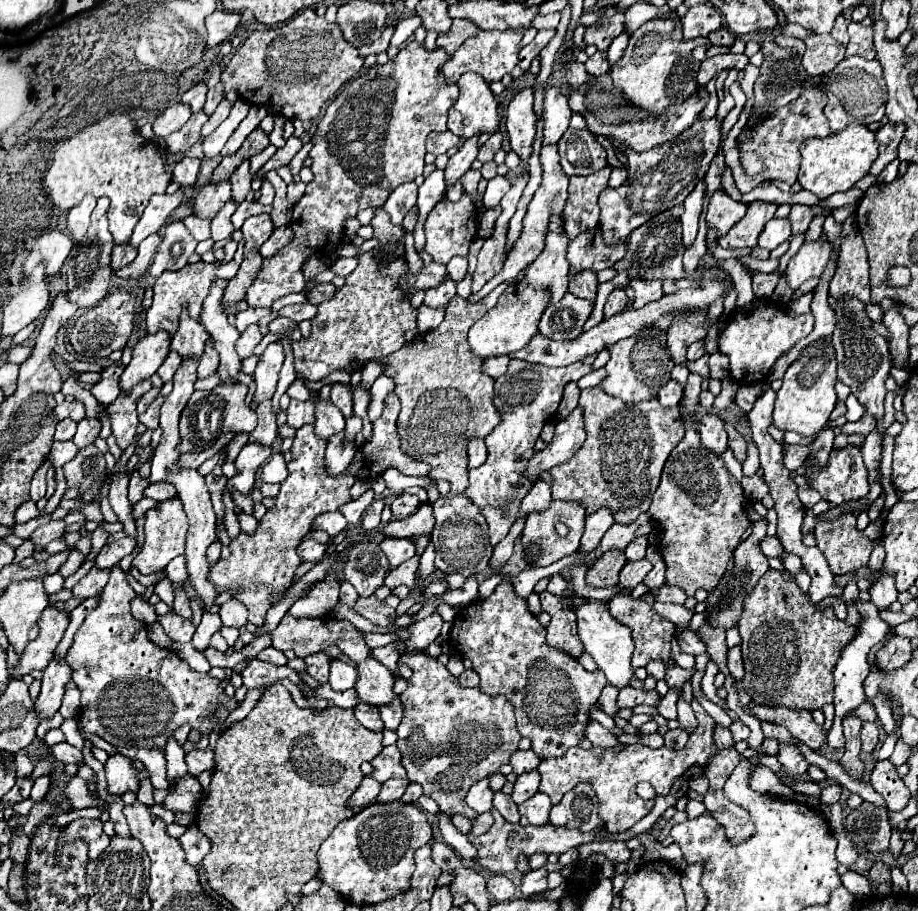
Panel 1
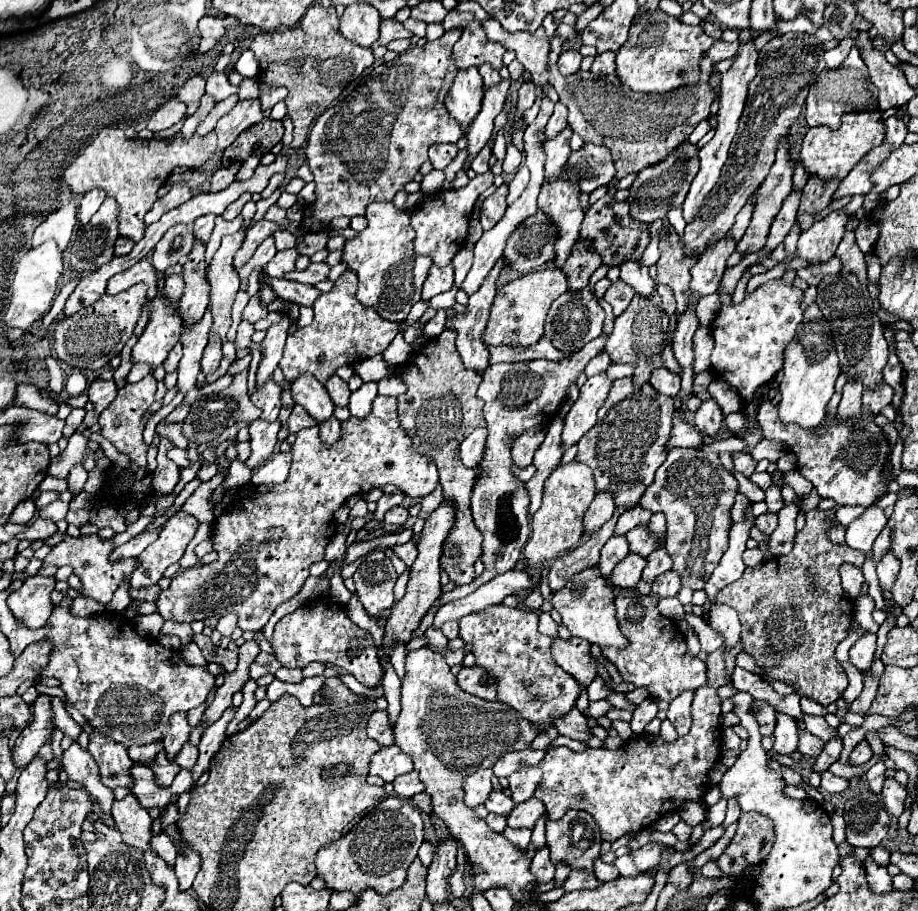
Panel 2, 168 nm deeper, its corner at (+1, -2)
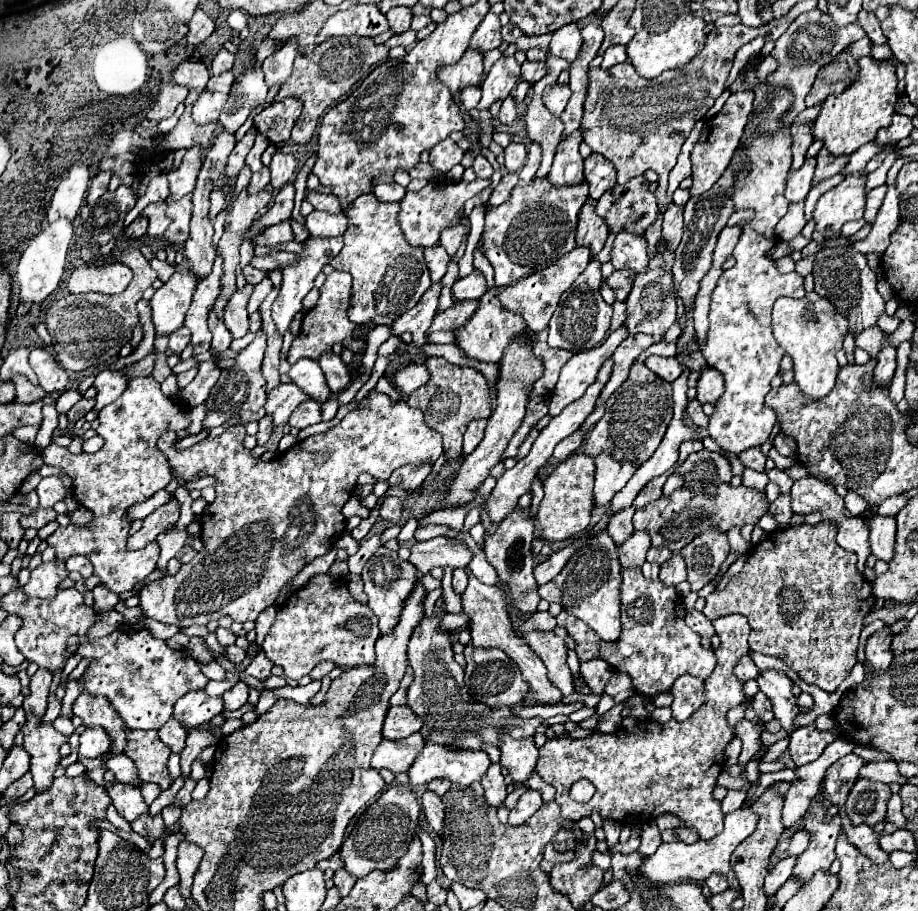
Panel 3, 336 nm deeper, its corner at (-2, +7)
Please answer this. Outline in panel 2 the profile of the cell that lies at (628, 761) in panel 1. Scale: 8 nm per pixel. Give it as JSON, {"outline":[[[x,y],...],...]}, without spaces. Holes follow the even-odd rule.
{"outline":[[[738,643],[724,653],[718,649],[708,655],[708,679],[702,687],[694,689],[692,701],[692,727],[690,733],[678,737],[674,743],[664,743],[660,737],[640,735],[628,739],[620,749],[610,751],[606,747],[588,747],[576,753],[568,747],[548,749],[540,761],[544,771],[542,781],[534,793],[546,809],[548,819],[560,819],[568,809],[584,809],[592,813],[600,825],[604,841],[616,841],[618,837],[634,831],[642,831],[660,819],[664,813],[678,809],[684,801],[704,803],[704,791],[708,787],[708,771],[720,757],[720,697],[716,689],[728,681],[734,669],[734,657],[742,651]]]}

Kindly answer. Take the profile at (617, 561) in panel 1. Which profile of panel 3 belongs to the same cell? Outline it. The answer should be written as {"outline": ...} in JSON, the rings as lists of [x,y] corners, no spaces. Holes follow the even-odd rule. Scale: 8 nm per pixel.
{"outline":[[[629,506],[629,508],[623,508],[619,512],[615,512],[611,518],[609,518],[609,524],[607,524],[607,534],[619,544],[623,544],[623,540],[627,540],[627,536],[631,536],[633,532],[633,524],[631,524],[631,518],[635,514],[635,506]]]}

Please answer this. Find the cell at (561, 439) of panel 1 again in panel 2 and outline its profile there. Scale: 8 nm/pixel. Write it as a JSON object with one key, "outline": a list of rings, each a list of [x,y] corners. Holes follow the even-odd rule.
{"outline":[[[604,373],[590,377],[582,385],[578,401],[572,405],[570,413],[564,419],[562,451],[568,451],[572,445],[576,445],[582,439],[582,435],[586,435],[594,427],[596,411],[602,407],[610,385],[612,381]]]}

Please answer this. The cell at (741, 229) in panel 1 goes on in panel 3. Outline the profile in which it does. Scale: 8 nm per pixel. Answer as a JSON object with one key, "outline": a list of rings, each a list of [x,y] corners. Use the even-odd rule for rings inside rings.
{"outline":[[[821,102],[799,112],[791,124],[791,134],[793,134],[793,166],[791,166],[791,172],[795,172],[805,162],[805,152],[813,144],[811,126],[817,120],[819,110],[821,110]]]}

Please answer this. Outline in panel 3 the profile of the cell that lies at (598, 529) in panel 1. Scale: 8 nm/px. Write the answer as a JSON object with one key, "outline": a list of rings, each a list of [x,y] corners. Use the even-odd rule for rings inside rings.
{"outline":[[[611,454],[595,456],[595,504],[605,506],[629,482],[637,464],[633,460],[617,460]]]}

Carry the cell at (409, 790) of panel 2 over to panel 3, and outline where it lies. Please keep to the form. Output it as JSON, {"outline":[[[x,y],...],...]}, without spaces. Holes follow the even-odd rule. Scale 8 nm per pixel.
{"outline":[[[425,744],[415,764],[409,768],[409,782],[413,786],[425,786],[435,778],[447,778],[455,784],[469,786],[483,778],[483,772],[491,766],[489,756],[483,750],[447,748],[441,744]]]}

